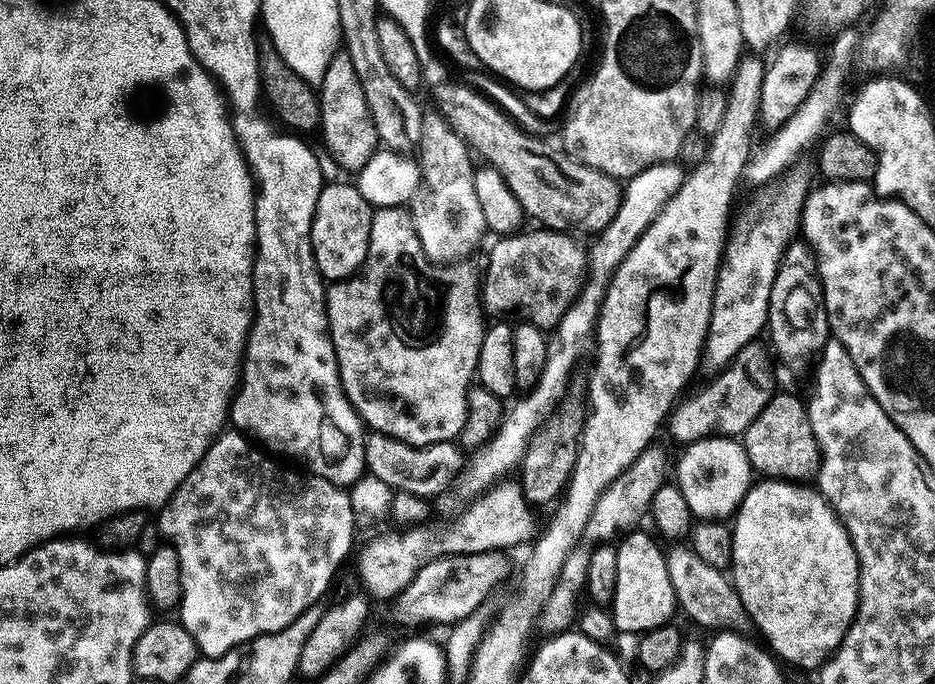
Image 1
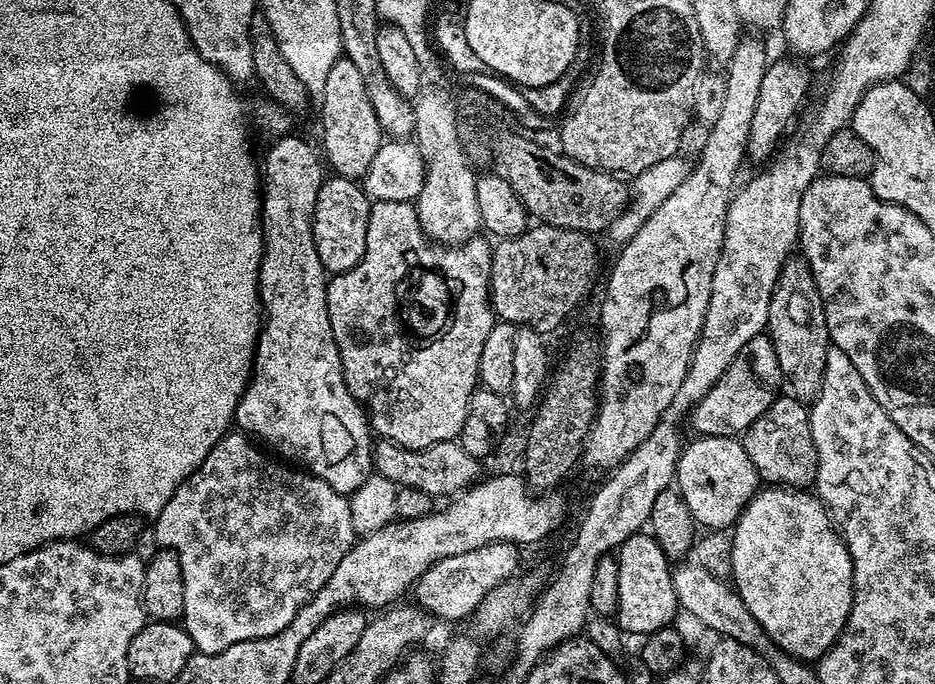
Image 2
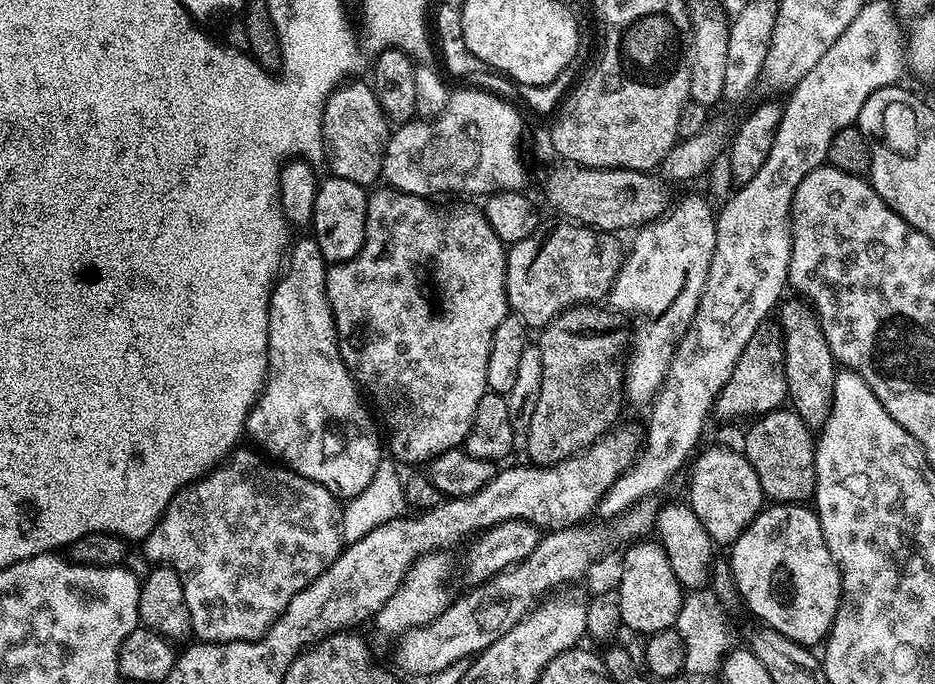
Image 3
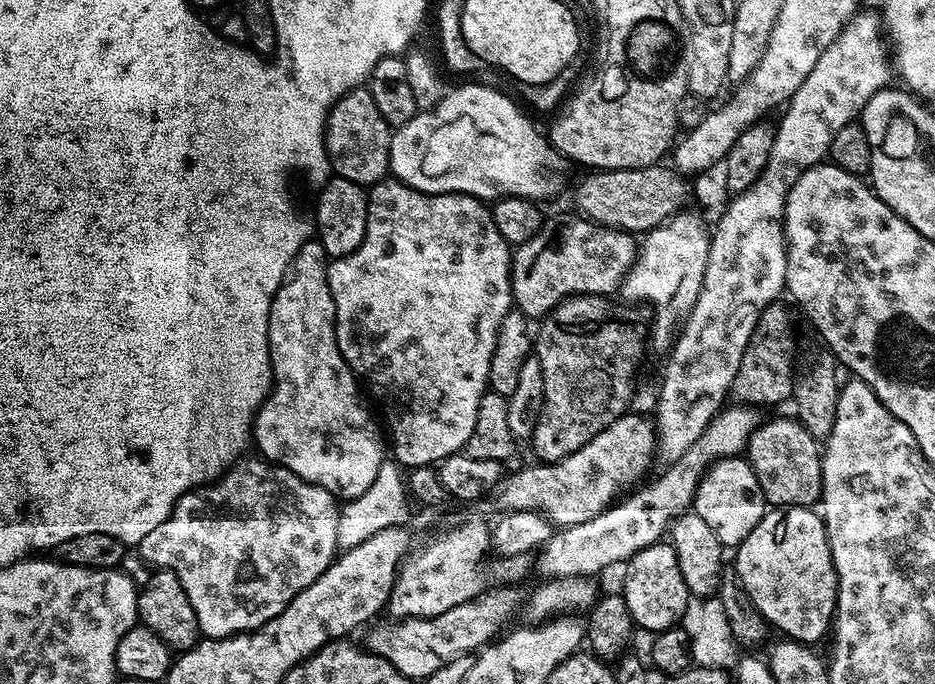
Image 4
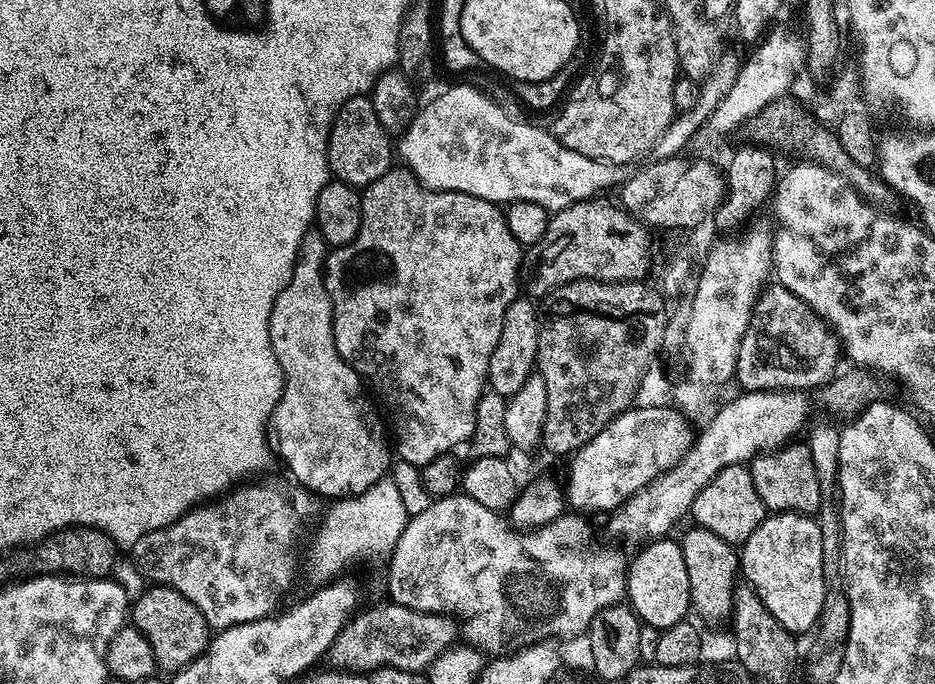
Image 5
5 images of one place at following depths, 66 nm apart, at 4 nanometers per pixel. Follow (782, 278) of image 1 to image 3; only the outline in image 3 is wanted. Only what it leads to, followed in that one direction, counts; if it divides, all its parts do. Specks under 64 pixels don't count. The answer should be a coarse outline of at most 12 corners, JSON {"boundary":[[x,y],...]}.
{"boundary":[[807,299],[778,308],[792,411],[813,430],[838,365]]}

